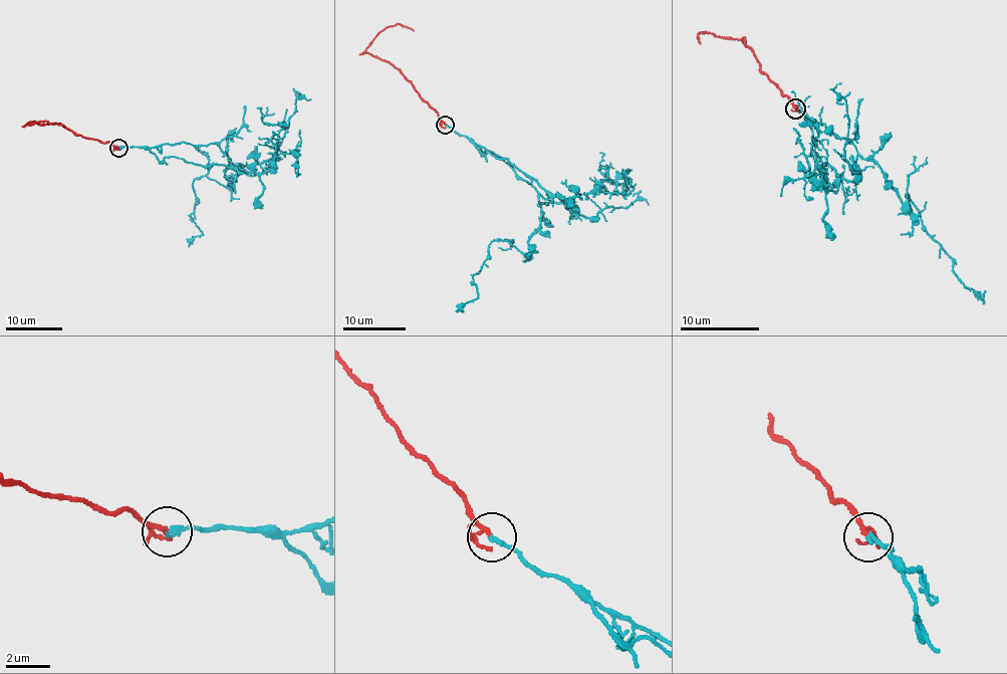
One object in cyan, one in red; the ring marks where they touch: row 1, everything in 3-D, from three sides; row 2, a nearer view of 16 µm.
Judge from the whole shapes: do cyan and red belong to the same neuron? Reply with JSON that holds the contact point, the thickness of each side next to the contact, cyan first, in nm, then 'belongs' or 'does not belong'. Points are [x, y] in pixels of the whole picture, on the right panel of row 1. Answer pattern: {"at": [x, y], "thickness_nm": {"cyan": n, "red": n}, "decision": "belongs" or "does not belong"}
{"at": [795, 108], "thickness_nm": {"cyan": 200, "red": 150}, "decision": "belongs"}

